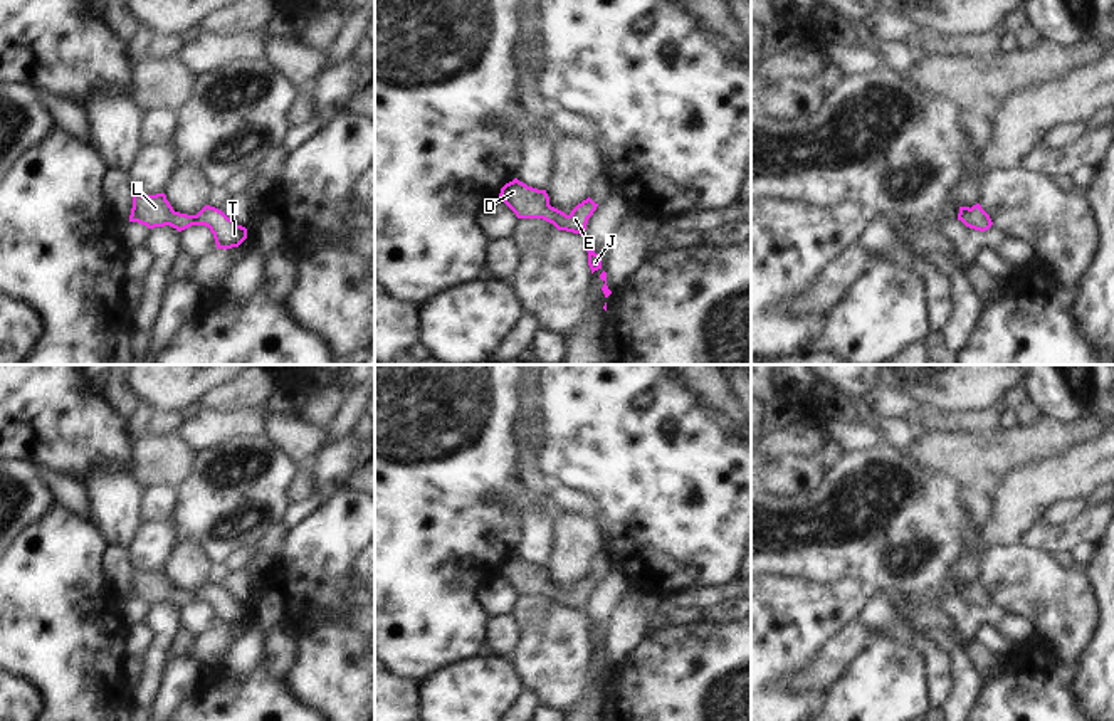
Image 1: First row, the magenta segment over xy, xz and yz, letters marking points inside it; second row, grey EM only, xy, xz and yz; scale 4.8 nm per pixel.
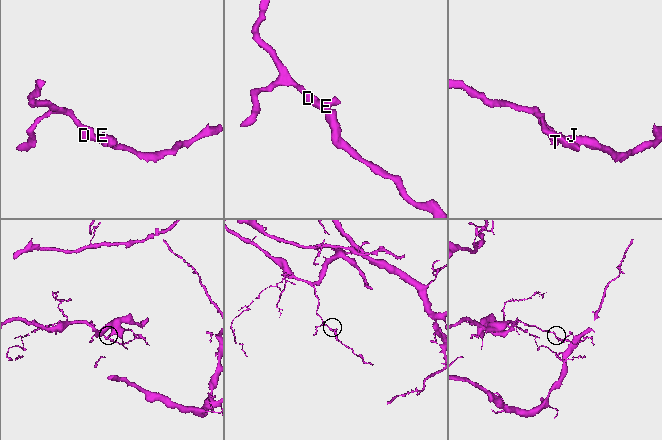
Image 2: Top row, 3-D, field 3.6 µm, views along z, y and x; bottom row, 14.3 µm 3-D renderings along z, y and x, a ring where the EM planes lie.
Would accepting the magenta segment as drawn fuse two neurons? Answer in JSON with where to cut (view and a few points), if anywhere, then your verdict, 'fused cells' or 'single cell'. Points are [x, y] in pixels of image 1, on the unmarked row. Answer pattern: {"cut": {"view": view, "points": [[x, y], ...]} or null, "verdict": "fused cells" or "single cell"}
{"cut": null, "verdict": "single cell"}

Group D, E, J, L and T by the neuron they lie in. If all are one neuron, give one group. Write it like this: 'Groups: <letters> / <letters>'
Groups: D E J L T.

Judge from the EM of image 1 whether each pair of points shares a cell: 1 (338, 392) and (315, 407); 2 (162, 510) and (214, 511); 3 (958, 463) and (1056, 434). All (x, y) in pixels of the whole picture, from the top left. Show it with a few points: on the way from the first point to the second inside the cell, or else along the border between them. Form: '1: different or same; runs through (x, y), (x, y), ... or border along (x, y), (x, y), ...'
1: same; runs through (333, 394), (320, 405)
2: different; border along (175, 489), (175, 508), (167, 523)
3: same; runs through (982, 459), (1003, 449), (1032, 442)

